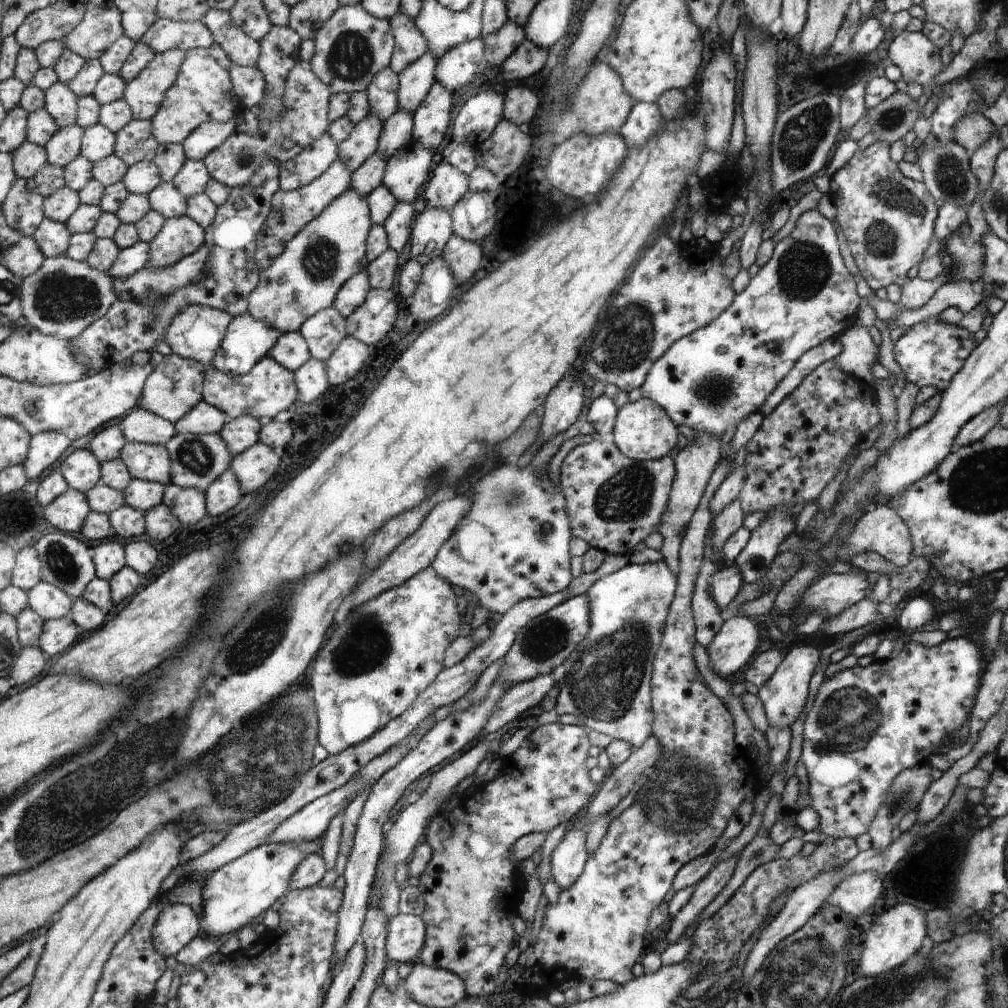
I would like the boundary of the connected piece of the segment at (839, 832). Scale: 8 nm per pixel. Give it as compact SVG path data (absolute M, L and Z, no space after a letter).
M960 636L955 639L946 639L942 644L933 647L926 647L916 641L910 641L900 648L896 658L878 659L864 668L857 664L855 667L840 670L827 678L819 686L812 709L806 715L801 752L801 760L806 766L809 780L811 806L814 807L819 816L818 829L828 834L829 837L837 839L844 837L855 839L857 836L866 834L897 776L907 768L928 762L930 754L940 746L944 730L952 733L952 730L958 730L968 720L968 716L972 716L970 712L973 712L972 706L976 706L974 696L977 696L976 692L979 692L980 676L982 676L980 652L970 640Z

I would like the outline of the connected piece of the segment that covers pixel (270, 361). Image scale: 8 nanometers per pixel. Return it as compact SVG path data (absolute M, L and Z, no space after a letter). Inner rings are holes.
M270 355L260 360L246 375L235 372L221 371L214 365L208 366L205 380L205 399L221 411L224 411L232 420L242 415L250 415L258 419L274 418L278 412L288 410L296 394L299 394L294 384L294 374L290 369L280 366Z

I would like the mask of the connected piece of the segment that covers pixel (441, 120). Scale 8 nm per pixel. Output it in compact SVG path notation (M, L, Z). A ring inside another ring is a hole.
M435 82L428 98L413 112L413 140L426 149L436 149L448 130L450 124L450 94L440 83Z

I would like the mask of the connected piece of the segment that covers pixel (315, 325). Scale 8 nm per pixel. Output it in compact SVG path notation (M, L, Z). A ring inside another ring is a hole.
M333 306L306 319L299 331L308 341L312 358L325 363L346 336L347 324L348 320Z

